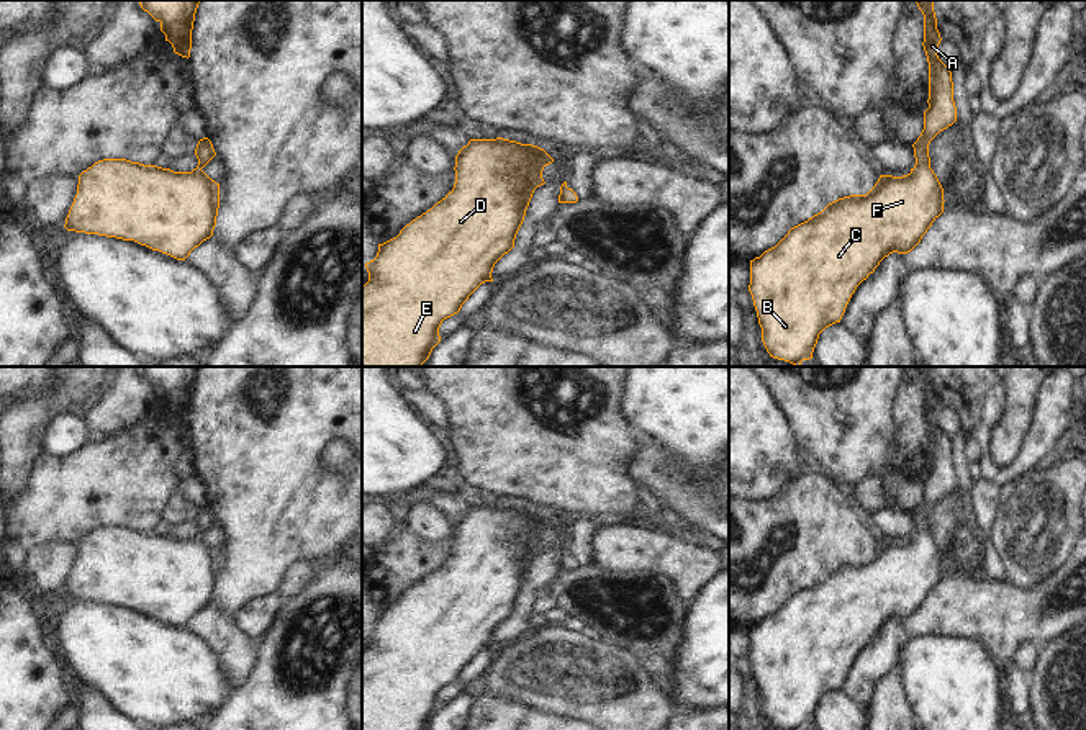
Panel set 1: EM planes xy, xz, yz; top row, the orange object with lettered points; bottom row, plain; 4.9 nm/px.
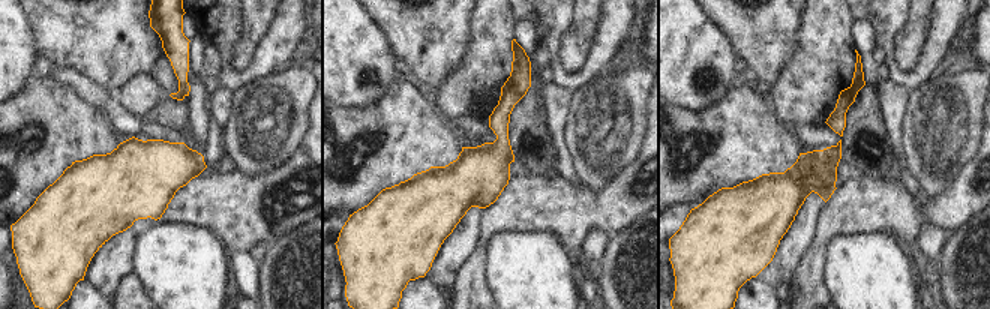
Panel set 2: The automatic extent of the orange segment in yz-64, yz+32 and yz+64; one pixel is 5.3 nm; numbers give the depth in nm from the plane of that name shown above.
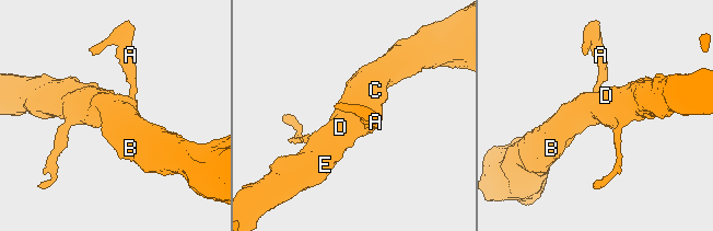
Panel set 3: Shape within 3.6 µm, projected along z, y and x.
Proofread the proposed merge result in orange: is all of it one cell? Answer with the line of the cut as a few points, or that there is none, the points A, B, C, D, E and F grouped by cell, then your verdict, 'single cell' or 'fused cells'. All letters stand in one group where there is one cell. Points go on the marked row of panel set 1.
no cut | A B C D E F | single cell

